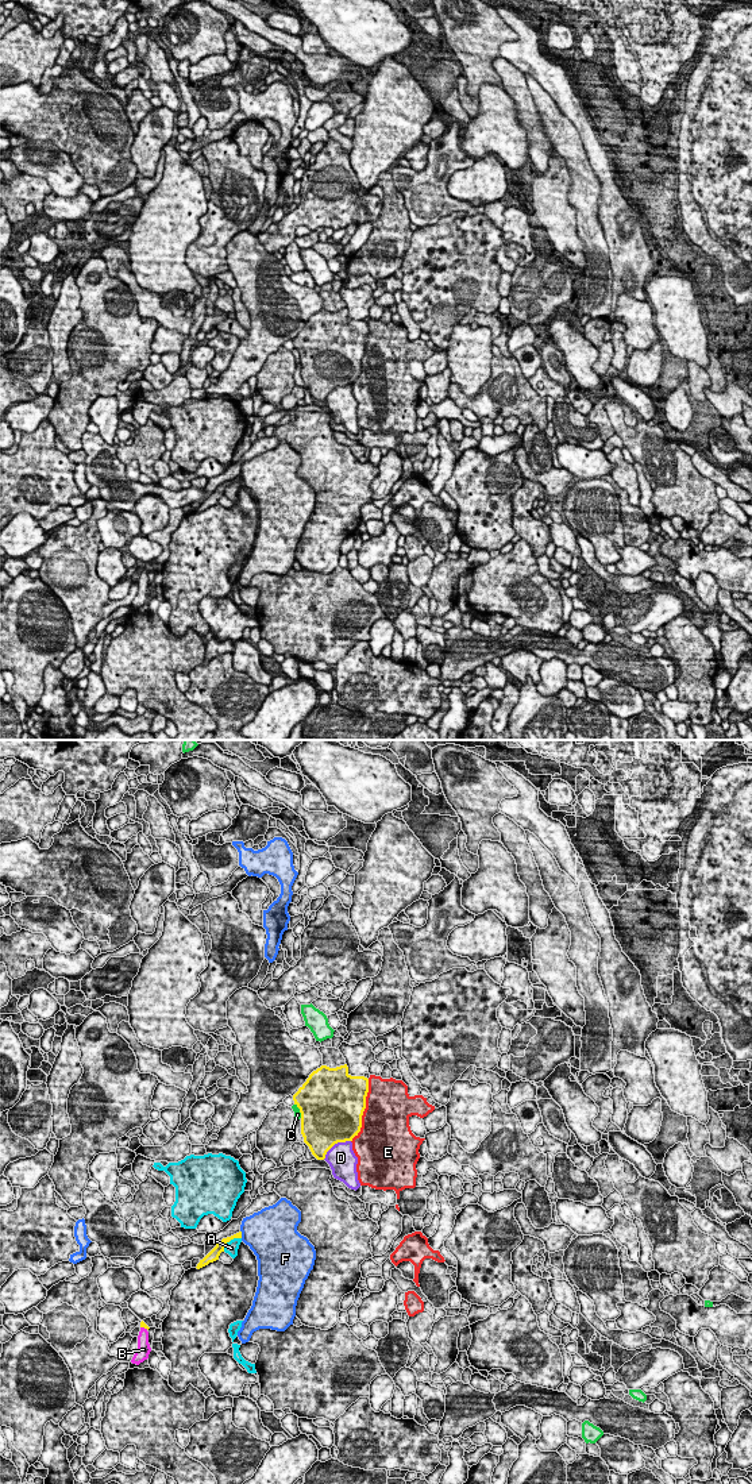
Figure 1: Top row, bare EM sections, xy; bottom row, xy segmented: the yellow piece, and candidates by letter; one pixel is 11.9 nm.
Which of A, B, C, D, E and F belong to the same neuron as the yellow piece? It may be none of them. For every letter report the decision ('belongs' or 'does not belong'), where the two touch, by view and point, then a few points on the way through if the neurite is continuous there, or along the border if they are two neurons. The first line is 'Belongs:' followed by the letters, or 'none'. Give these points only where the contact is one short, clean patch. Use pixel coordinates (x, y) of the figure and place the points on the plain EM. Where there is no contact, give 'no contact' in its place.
Belongs: B
A: does not belong; meets yellow in xy at (230, 484)
B: belongs; meets yellow in xy at (145, 571); runs through xy (142, 567), (145, 571), (143, 590)
C: does not belong; meets yellow in xy at (300, 354)
D: does not belong; meets yellow in xy at (335, 386)
E: does not belong; meets yellow in xy at (363, 354)
F: does not belong; meets yellow in xy at (240, 478); border along xy (240, 474), (242, 481)

